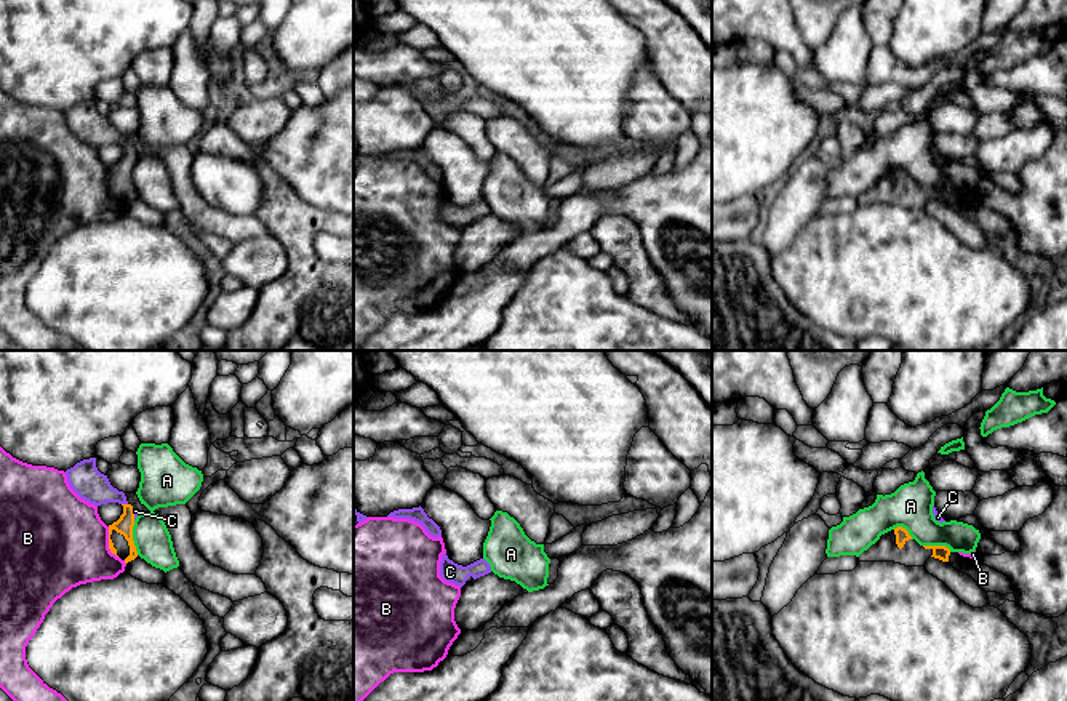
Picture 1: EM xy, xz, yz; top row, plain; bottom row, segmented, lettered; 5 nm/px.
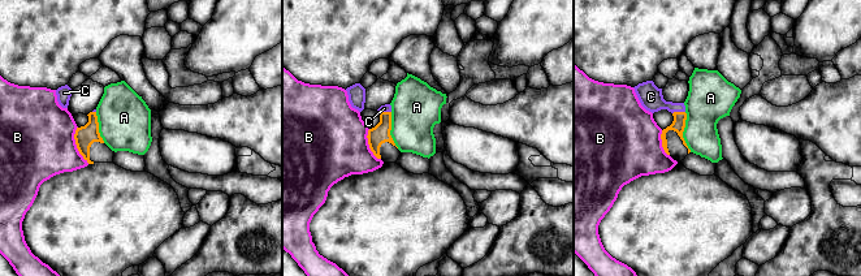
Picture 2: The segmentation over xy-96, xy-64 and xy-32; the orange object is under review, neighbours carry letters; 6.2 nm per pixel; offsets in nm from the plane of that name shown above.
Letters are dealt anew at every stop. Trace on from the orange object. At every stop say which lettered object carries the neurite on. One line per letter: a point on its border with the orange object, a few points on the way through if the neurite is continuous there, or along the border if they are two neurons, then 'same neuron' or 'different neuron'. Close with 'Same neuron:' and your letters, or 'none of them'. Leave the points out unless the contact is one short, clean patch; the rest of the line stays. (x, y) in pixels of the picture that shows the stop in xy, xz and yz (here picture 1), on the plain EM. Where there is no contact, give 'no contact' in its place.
A: contact xy (131, 180); border xy (133, 162), (133, 186), (138, 196); different neuron
B: contact xy (109, 184); border xy (107, 168), (107, 189), (117, 199); different neuron
C: contact xy (125, 146); way xy (123, 167), (127, 162), (125, 146), (85, 120); same neuron
Same neuron: C

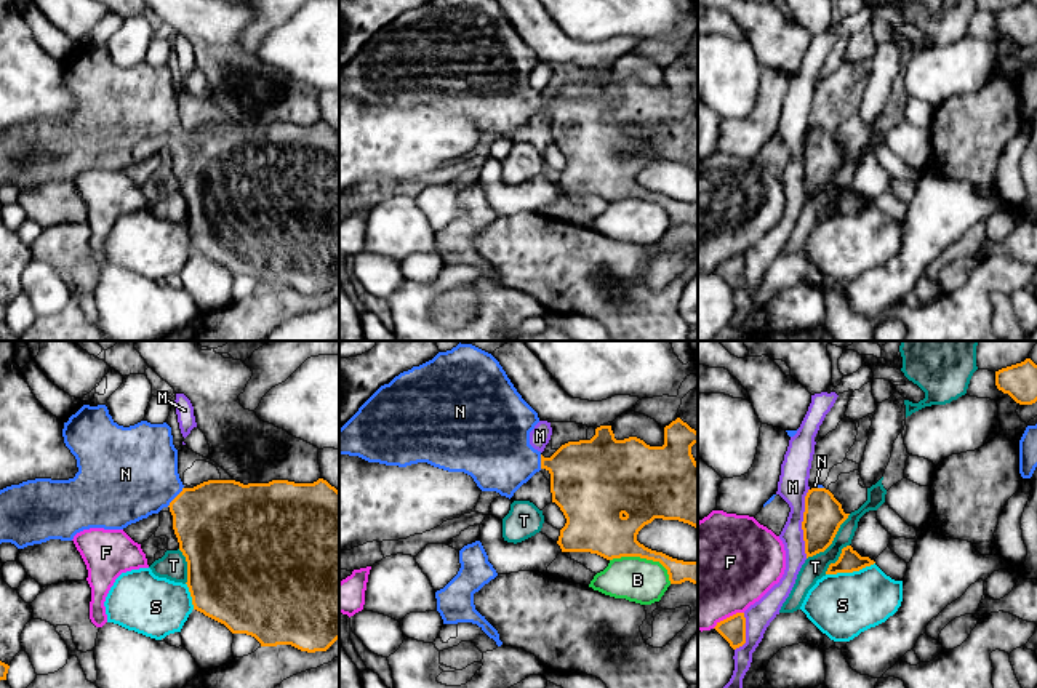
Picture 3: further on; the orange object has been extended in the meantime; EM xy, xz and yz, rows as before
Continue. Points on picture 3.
B: contact xz (645, 199); different neuron
F: contact yz (727, 260); different neuron
M: contact yz (802, 165); different neuron
N: contact xy (176, 138); way xy (218, 165), (176, 138), (133, 114); same neuron
S: contact yz (850, 213); different neuron
T: contact yz (832, 181); different neuron
Same neuron: N

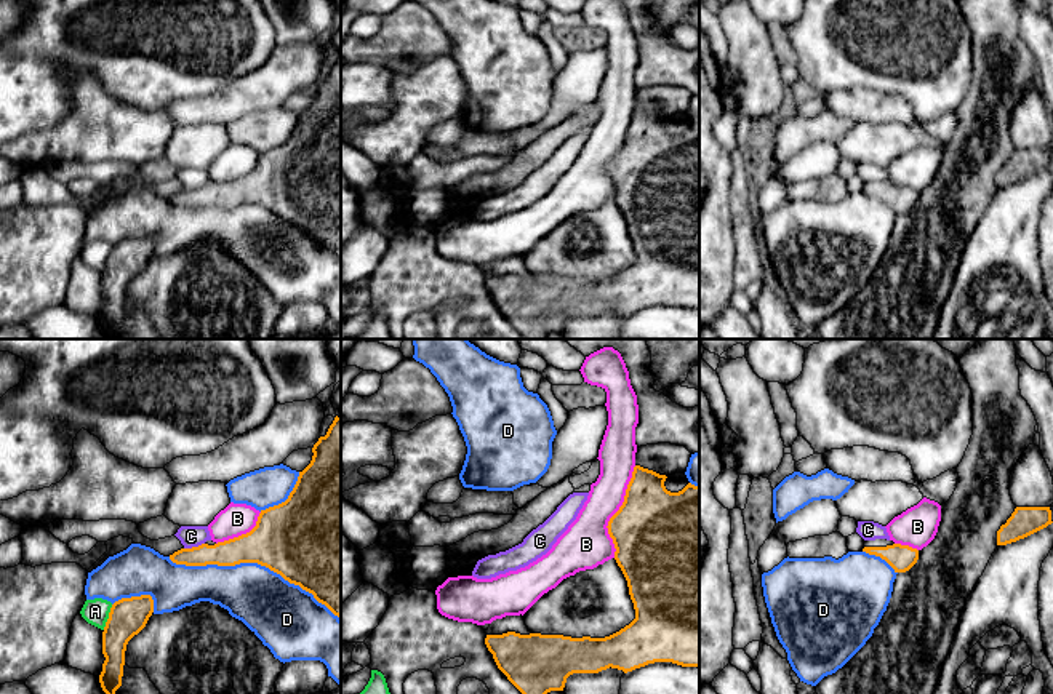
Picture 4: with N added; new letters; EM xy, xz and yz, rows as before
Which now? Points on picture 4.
A: contact xy (109, 259); different neuron
B: contact xz (616, 154); different neuron
C: contact xy (194, 189); different neuron
D: contact xy (255, 203); different neuron
Same neuron: none of them

